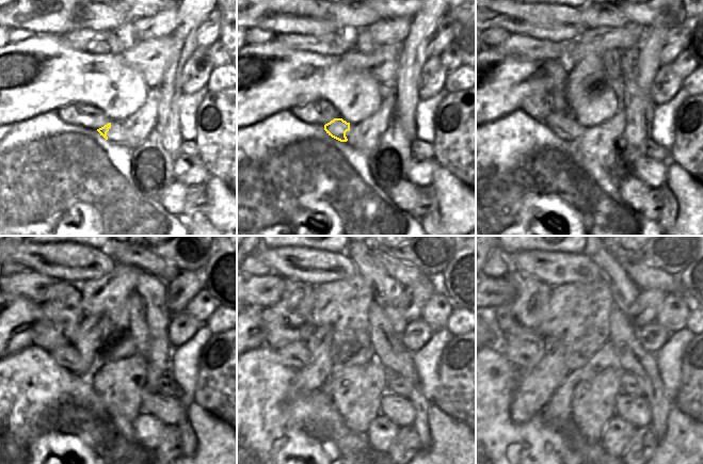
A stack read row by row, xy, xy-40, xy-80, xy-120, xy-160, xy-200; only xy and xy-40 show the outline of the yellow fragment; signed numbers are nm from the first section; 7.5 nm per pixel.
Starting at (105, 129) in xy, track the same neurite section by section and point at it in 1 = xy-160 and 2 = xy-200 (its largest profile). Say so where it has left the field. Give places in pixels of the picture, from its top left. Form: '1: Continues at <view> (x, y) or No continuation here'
1: Continues at xy-160 (296, 355)
2: Continues at xy-200 (524, 351)

